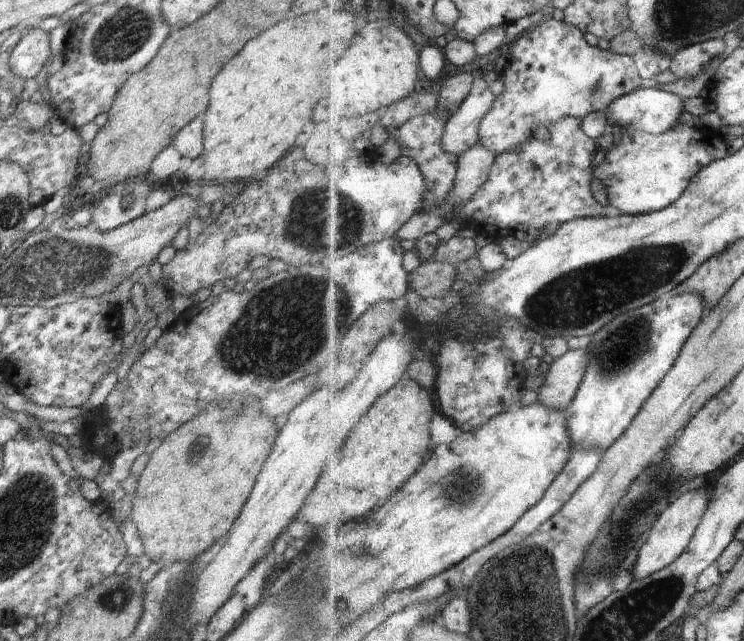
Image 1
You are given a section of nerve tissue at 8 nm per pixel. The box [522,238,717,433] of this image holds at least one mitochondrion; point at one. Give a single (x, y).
(627, 342)

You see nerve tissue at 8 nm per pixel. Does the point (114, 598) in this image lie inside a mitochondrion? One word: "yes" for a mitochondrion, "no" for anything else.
yes

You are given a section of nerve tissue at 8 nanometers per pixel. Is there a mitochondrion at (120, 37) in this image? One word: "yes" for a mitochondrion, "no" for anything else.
yes

